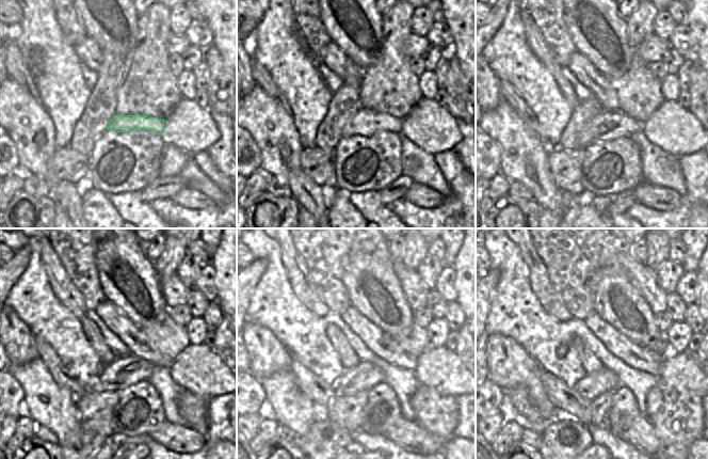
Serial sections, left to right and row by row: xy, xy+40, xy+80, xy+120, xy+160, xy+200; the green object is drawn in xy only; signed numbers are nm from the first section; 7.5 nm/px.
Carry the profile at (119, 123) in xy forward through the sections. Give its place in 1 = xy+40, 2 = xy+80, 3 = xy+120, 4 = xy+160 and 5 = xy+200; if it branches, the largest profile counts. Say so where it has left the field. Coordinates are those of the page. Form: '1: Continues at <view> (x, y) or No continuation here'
1: Continues at xy+40 (366, 123)
2: Continues at xy+80 (606, 126)
3: Continues at xy+120 (124, 372)
4: Continues at xy+160 (365, 376)
5: Continues at xy+200 (594, 384)

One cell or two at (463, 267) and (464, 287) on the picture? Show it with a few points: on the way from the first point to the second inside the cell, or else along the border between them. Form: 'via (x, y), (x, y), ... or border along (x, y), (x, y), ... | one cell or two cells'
via (463, 272), (464, 282) | one cell

